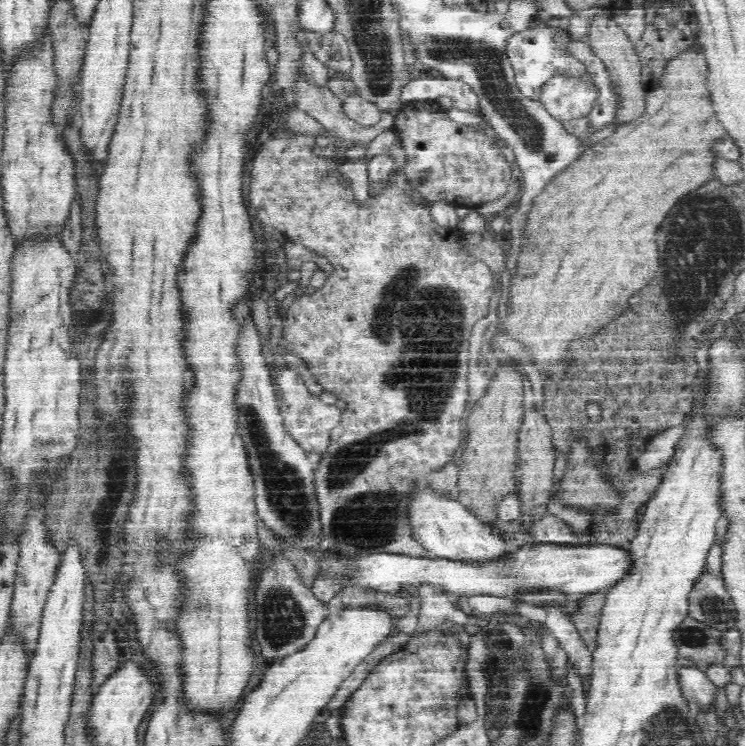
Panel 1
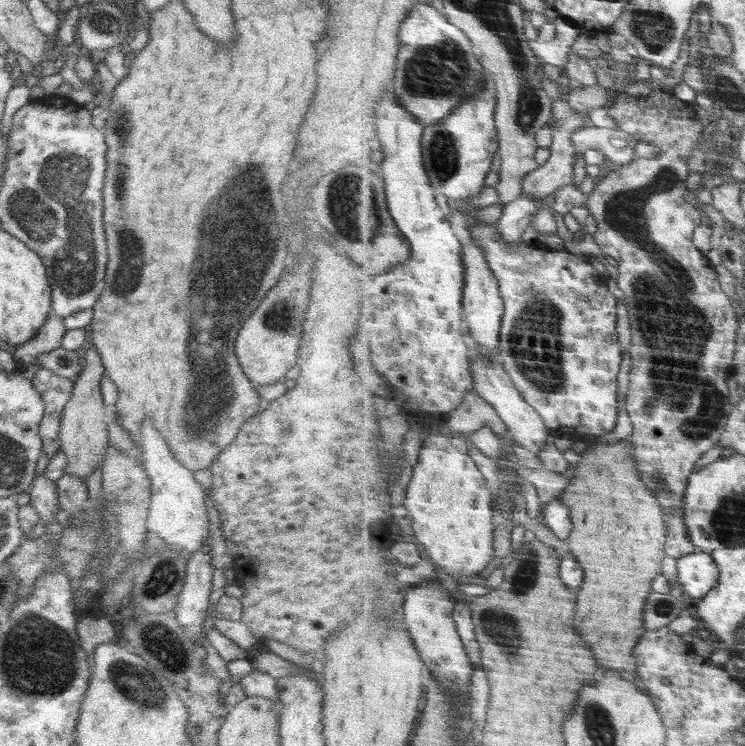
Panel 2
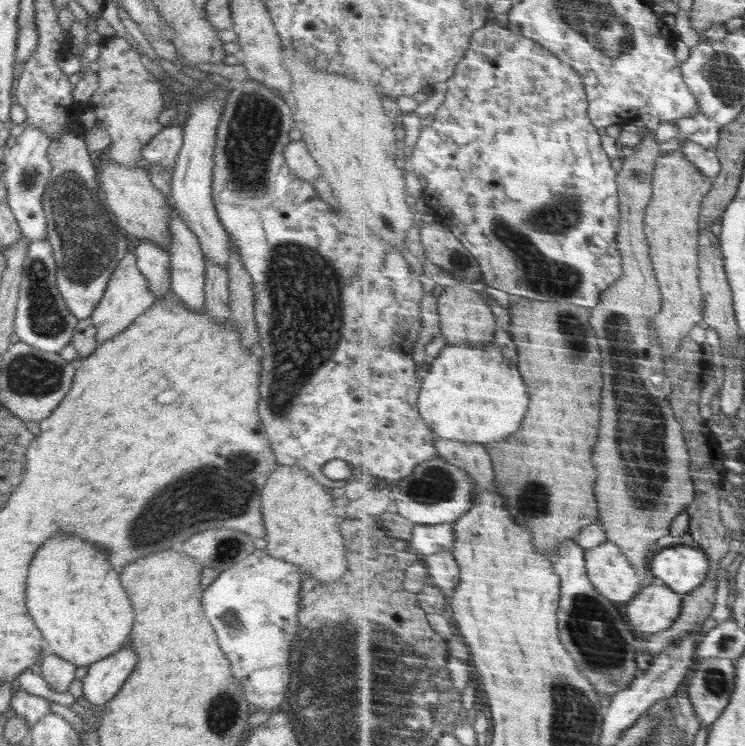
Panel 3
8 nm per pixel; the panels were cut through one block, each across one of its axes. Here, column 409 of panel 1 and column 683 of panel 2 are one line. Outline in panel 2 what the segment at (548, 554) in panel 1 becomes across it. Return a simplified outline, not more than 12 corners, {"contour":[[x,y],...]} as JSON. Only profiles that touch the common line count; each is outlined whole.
{"contour":[[713,553],[678,559],[685,594],[703,599],[721,583]]}

